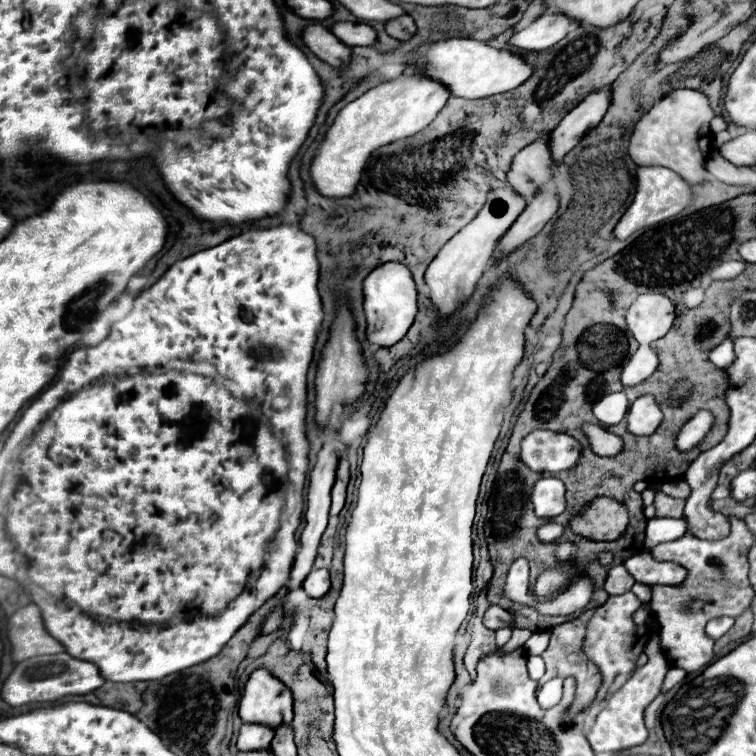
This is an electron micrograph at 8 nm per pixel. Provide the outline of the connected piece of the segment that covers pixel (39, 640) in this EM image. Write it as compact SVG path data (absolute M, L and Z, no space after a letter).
M28 604L10 616L8 638L12 644L14 662L22 662L42 654L64 652L64 646L56 642L56 638L52 638L44 628L42 614L36 604Z

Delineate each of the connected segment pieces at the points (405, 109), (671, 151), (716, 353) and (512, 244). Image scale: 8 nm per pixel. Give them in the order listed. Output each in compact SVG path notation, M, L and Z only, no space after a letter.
M406 66L402 76L398 76L396 80L382 82L354 102L346 104L338 112L332 126L326 130L320 148L310 162L308 176L316 192L326 198L352 196L356 184L360 182L360 174L366 166L368 156L380 146L404 140L424 130L444 108L448 96L450 92L436 80L422 76L420 68Z
M676 90L664 96L660 104L654 104L632 130L628 154L638 166L664 166L678 172L688 184L700 184L704 170L704 160L712 144L710 120L714 112L708 98L696 90Z
M724 340L716 350L710 352L710 360L718 366L718 368L726 368L728 364L734 362L734 344L730 340Z
M538 192L532 198L532 202L528 202L524 212L516 218L512 228L508 228L508 232L504 232L504 236L500 238L492 262L500 262L508 254L512 254L518 246L522 246L526 240L536 236L544 228L544 224L554 216L556 210L558 210L558 196L548 192Z

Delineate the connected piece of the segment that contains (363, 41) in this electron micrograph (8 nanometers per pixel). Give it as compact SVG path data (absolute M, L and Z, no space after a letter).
M334 22L330 30L346 46L372 46L376 42L376 32L362 22Z

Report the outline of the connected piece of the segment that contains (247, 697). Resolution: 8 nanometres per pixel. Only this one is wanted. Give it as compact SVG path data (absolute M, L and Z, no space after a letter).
M254 670L240 700L240 718L252 724L280 726L292 722L292 692L268 670Z

